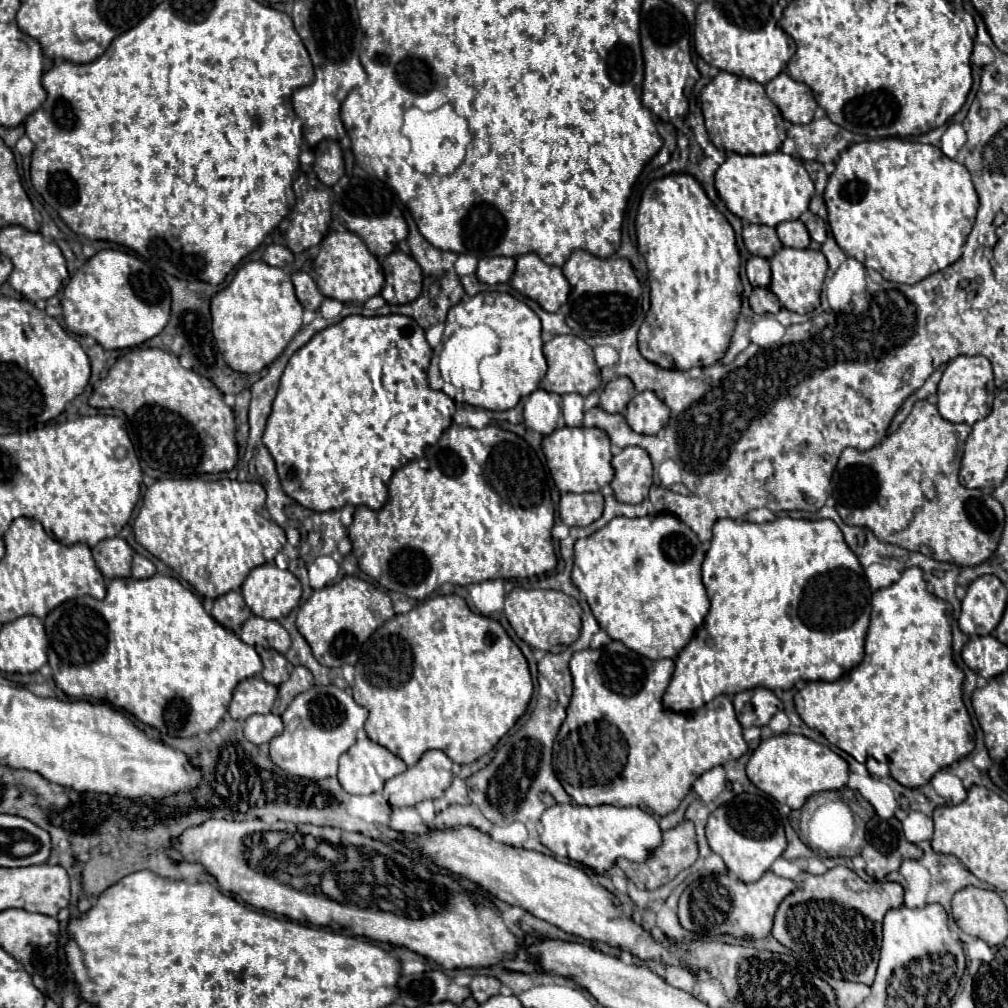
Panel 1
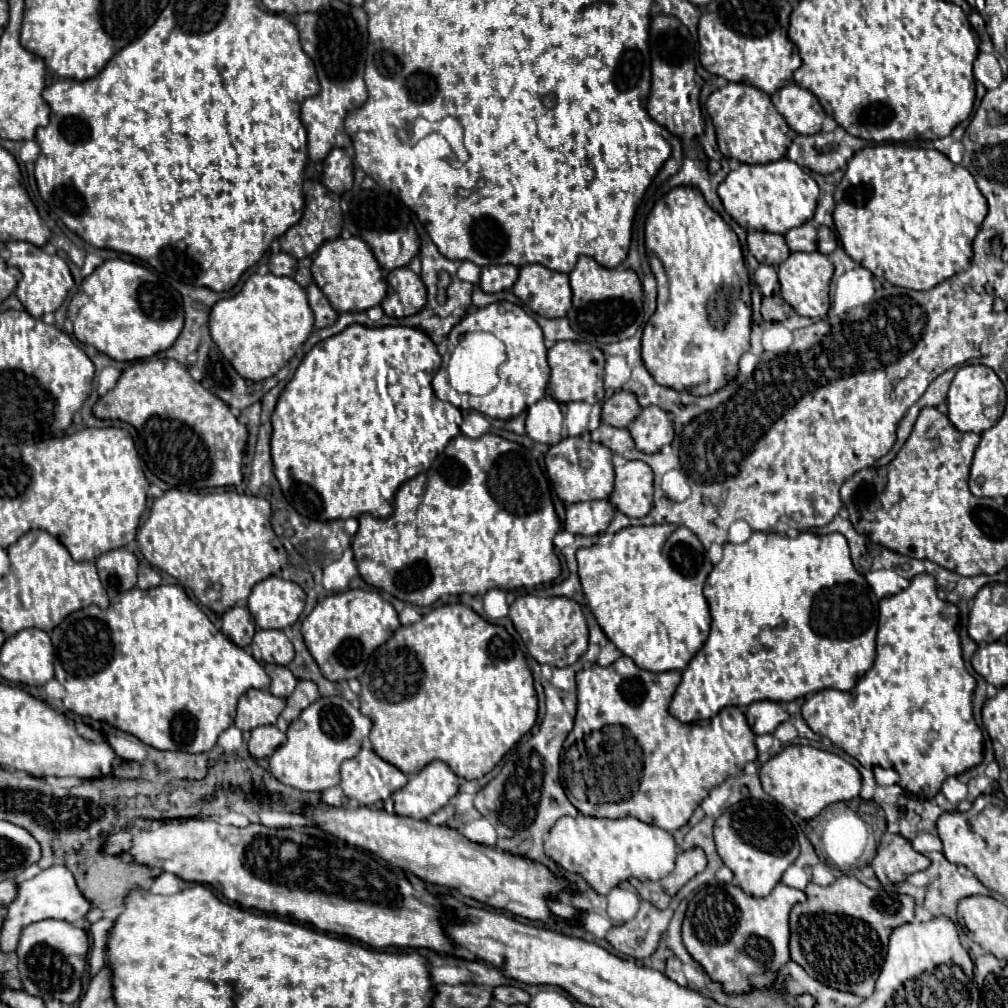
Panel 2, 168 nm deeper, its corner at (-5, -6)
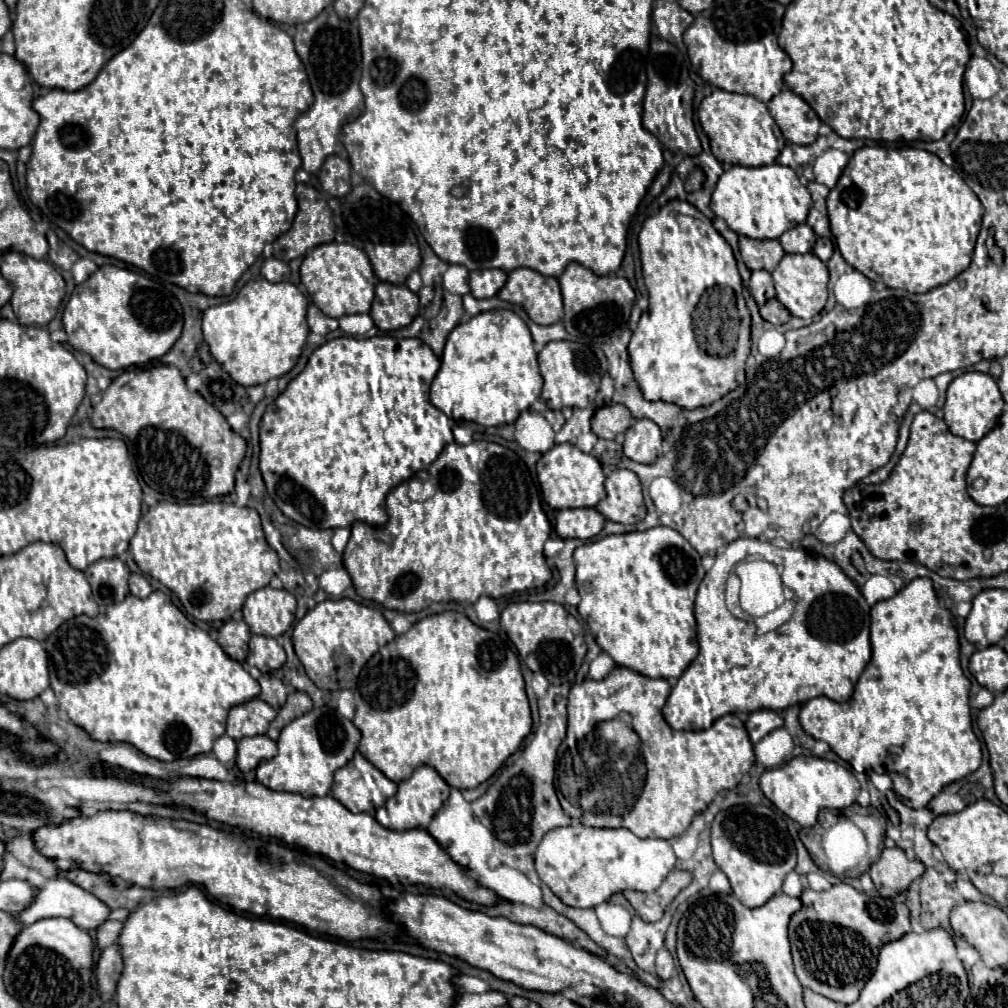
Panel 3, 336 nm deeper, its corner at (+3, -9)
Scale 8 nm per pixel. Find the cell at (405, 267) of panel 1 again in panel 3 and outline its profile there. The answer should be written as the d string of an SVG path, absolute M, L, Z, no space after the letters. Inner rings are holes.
M380 281L376 285L376 297L372 301L370 317L380 331L392 331L412 323L418 311L418 295L406 285L392 285Z

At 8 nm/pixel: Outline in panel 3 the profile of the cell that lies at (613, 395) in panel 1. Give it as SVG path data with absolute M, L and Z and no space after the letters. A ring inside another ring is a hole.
M608 403L600 407L592 417L592 431L602 439L614 439L618 433L624 433L630 427L632 415L628 407L620 403Z

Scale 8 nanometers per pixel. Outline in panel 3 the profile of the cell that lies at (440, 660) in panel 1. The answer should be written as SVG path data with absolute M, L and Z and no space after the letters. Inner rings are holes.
M444 611L444 613L428 615L422 621L414 623L404 635L398 635L394 641L390 641L388 645L380 647L380 651L376 655L372 655L372 659L360 671L358 685L354 689L354 701L356 701L356 715L354 715L352 721L354 721L354 725L362 733L358 751L374 767L378 767L388 779L392 779L394 783L400 783L400 781L408 779L412 775L412 771L416 767L420 767L420 763L422 763L422 765L430 765L430 767L438 769L438 773L442 775L442 779L450 787L456 787L460 791L462 789L472 789L476 785L484 783L488 777L492 777L500 769L500 765L520 747L522 739L532 729L532 717L530 717L528 697L526 697L526 691L524 691L524 679L522 679L522 673L520 673L520 663L518 663L516 653L496 633L474 625L464 613L458 613L458 611Z

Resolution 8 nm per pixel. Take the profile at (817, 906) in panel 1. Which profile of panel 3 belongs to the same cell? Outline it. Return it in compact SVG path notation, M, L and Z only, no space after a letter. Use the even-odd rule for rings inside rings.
M846 883L832 885L828 891L804 889L800 901L802 909L792 915L788 927L798 981L832 1001L854 1003L876 969L880 947L910 931L908 907L860 893Z

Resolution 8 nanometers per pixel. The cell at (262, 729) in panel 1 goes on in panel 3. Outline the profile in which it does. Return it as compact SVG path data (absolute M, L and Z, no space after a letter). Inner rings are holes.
M254 735L254 737L244 737L238 741L238 761L236 765L240 771L250 771L256 769L262 761L272 759L276 755L276 741L272 741L268 735Z

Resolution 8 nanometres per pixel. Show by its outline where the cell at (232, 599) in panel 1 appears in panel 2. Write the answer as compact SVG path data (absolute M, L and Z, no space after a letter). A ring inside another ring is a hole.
M234 606L232 610L228 610L222 618L222 632L224 636L228 636L236 646L246 648L252 642L252 636L256 632L256 622L252 618L252 614L248 612L248 608L240 608Z

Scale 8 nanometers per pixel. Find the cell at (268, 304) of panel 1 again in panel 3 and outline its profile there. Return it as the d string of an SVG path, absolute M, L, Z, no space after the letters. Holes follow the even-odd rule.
M264 277L248 281L234 301L208 307L202 317L204 341L222 369L242 387L268 383L288 373L306 343L306 299L292 283L270 283Z

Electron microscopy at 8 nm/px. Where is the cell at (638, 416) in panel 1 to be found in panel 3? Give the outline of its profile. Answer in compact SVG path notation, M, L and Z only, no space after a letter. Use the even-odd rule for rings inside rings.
M636 419L624 435L624 455L638 463L654 463L660 451L660 427L650 419Z

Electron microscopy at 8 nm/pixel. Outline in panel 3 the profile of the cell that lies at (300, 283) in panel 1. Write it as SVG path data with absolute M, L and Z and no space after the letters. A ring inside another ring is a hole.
M314 303L308 305L308 325L310 325L310 331L312 333L320 333L320 335L326 335L330 329L334 329L334 321L324 315Z

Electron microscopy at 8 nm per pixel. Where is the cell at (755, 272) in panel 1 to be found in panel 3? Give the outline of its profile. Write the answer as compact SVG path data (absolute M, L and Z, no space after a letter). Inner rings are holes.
M752 271L752 279L750 279L748 287L750 287L750 293L752 293L754 301L758 303L758 307L762 307L767 300L776 296L772 275L768 271Z

